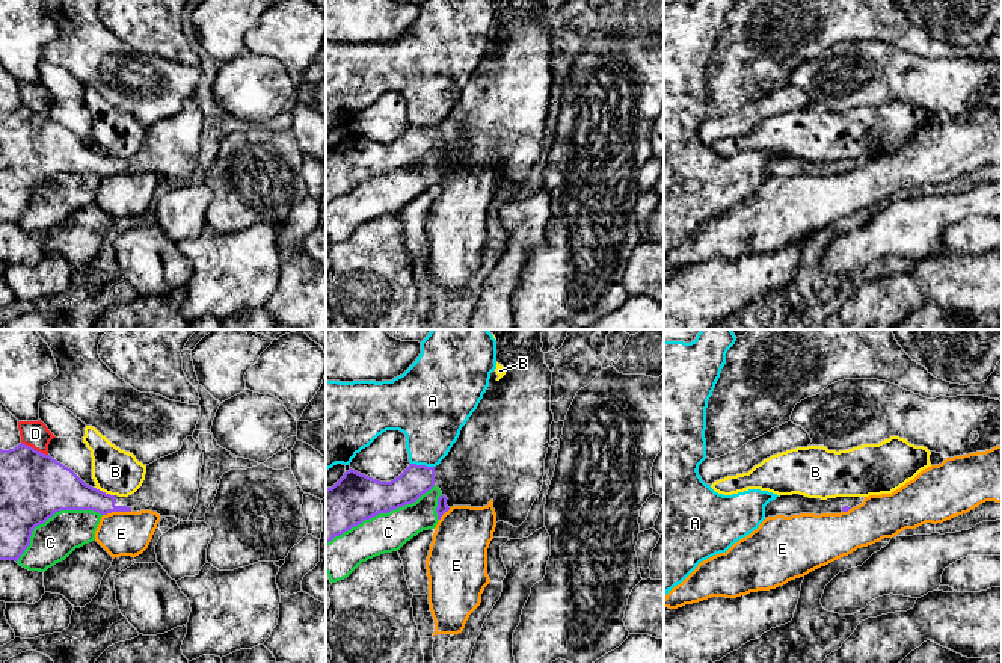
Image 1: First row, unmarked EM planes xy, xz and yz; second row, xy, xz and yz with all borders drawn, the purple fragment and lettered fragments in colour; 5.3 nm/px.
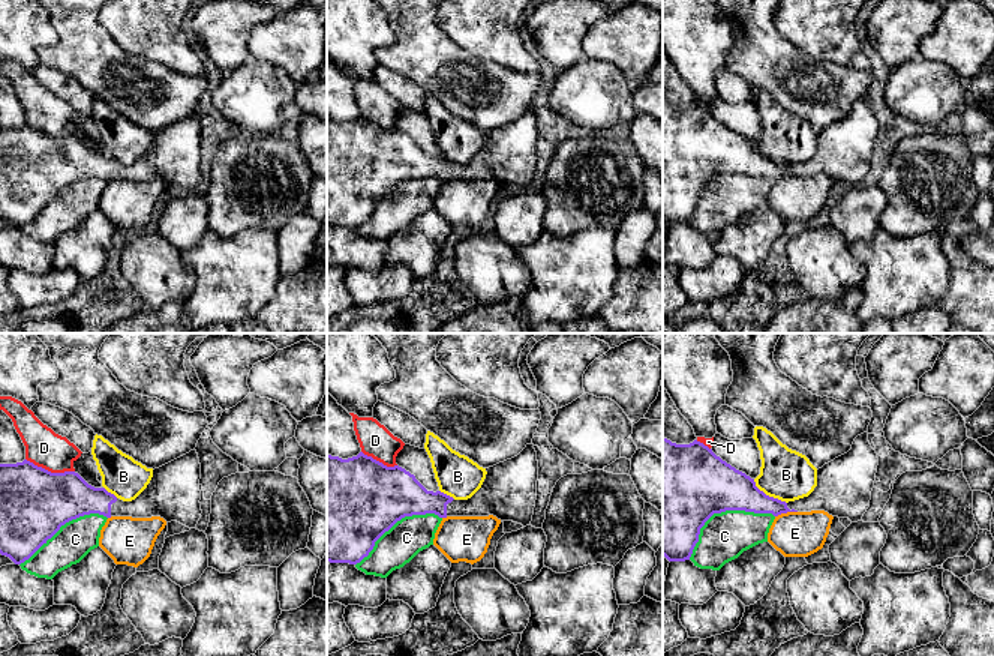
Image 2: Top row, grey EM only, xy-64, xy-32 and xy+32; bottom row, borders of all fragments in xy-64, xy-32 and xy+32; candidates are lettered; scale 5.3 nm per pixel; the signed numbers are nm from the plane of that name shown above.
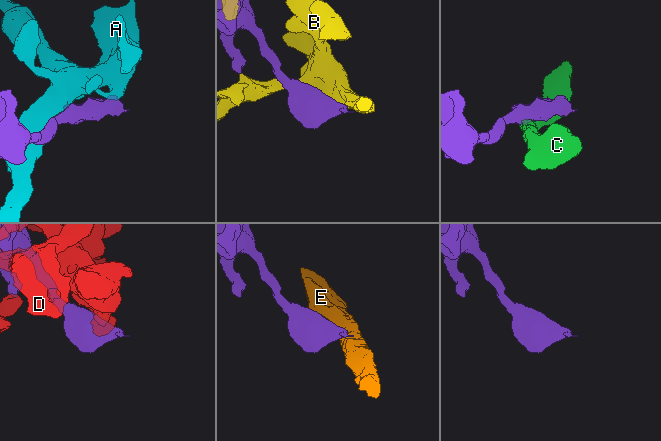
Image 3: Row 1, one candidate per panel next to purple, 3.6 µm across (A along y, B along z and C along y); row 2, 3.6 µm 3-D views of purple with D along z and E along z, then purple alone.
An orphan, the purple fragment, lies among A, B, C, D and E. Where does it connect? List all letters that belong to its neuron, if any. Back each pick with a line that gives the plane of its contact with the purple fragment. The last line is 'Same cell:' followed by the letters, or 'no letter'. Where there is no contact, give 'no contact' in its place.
Same cell: no letter

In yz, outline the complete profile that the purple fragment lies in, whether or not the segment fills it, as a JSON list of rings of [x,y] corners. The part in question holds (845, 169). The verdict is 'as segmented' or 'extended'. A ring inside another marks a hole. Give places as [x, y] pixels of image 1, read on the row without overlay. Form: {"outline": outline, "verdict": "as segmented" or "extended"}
{"outline": [[[800,156],[780,157],[765,168],[765,180],[800,175],[841,175],[862,166],[865,159],[809,160]]], "verdict": "extended"}

